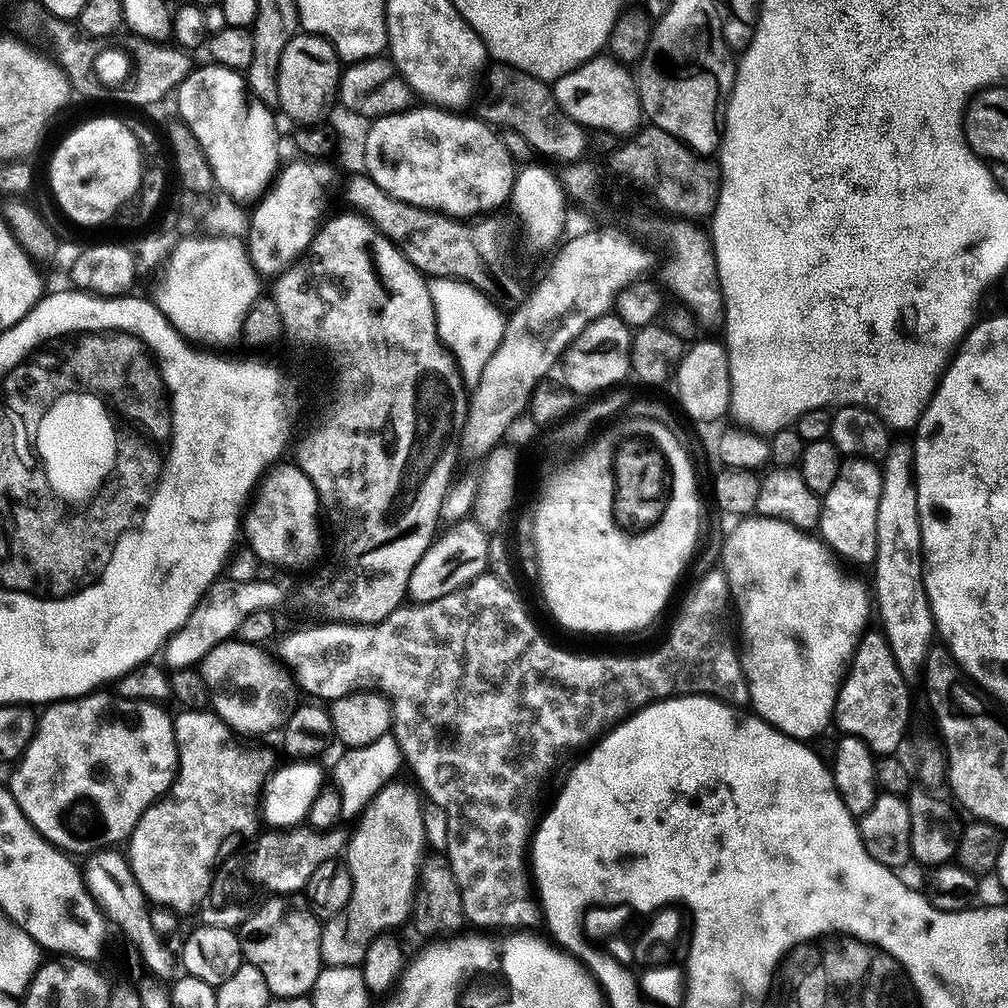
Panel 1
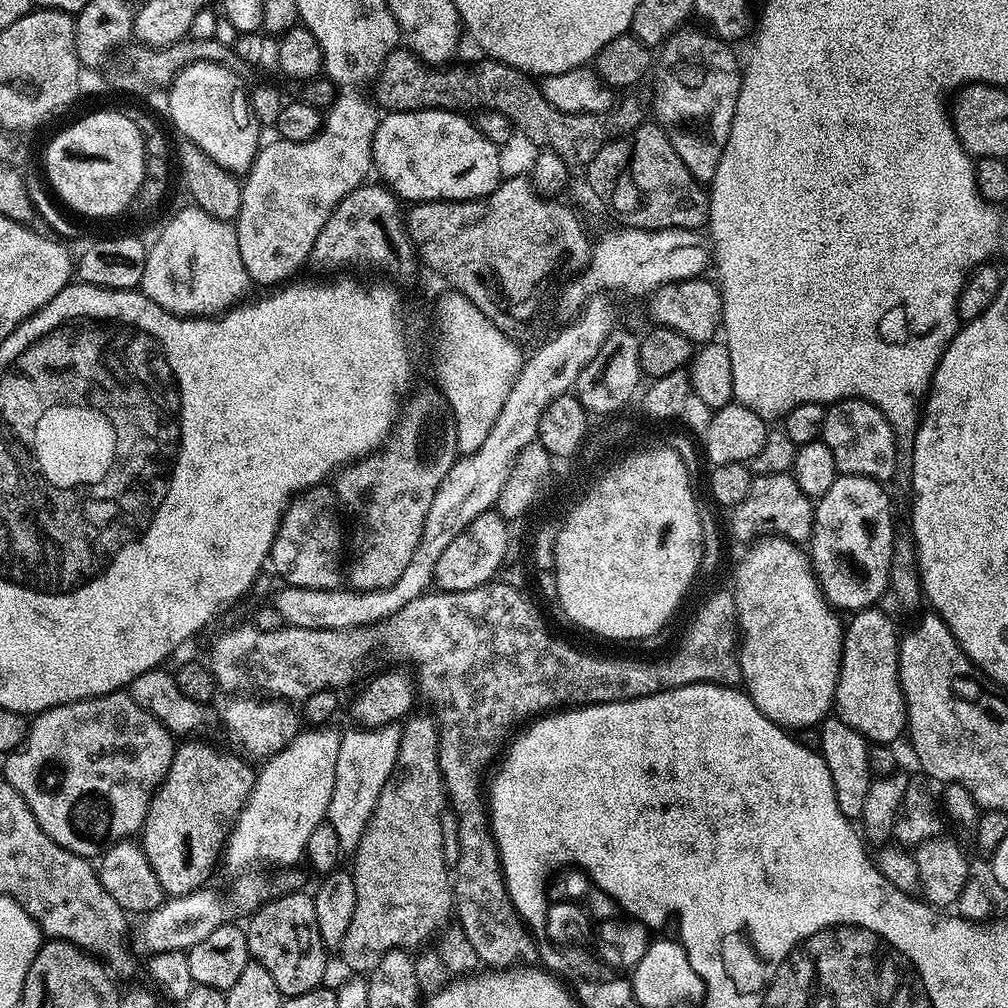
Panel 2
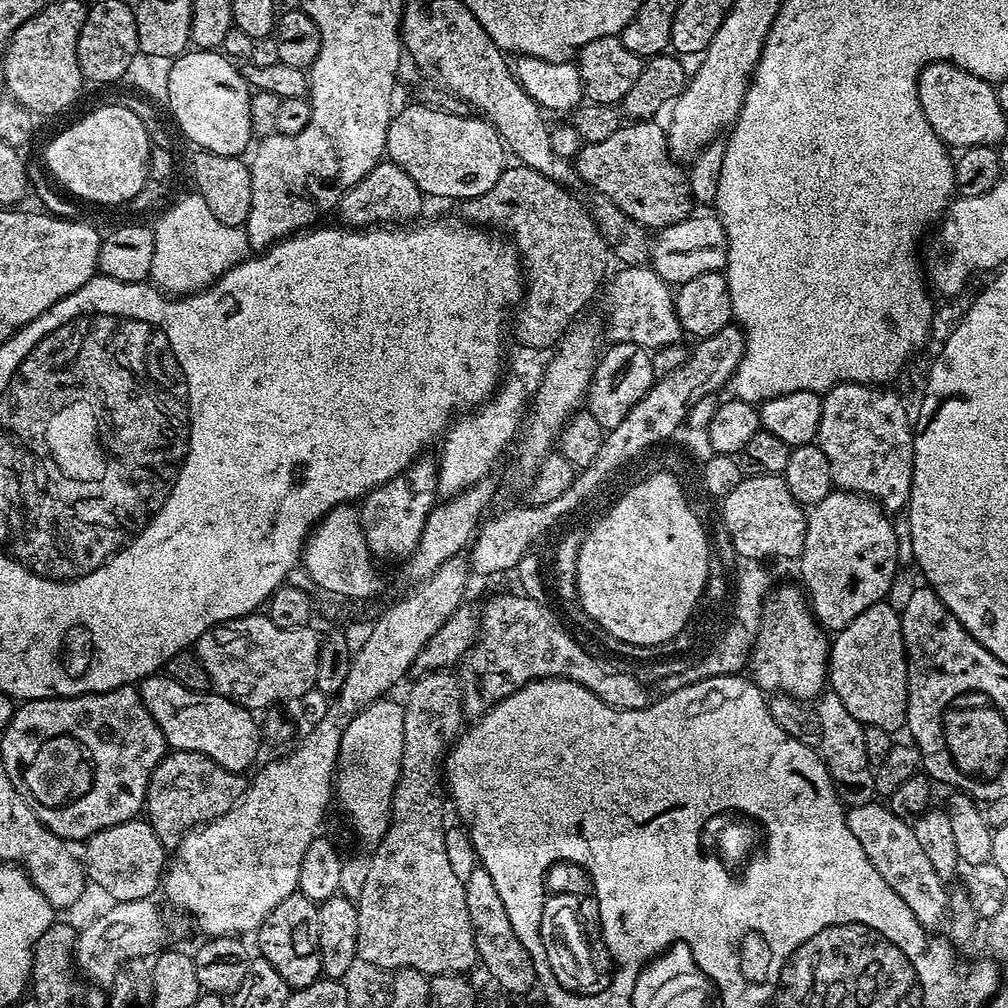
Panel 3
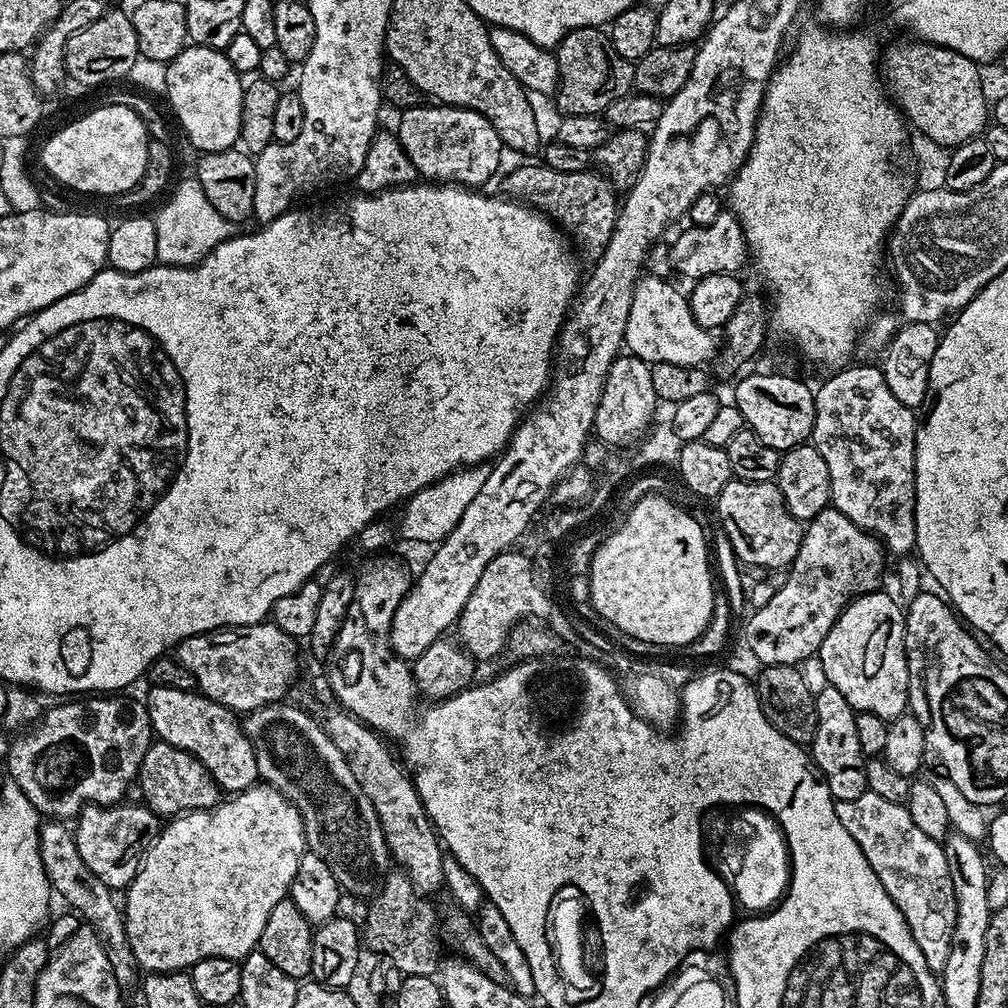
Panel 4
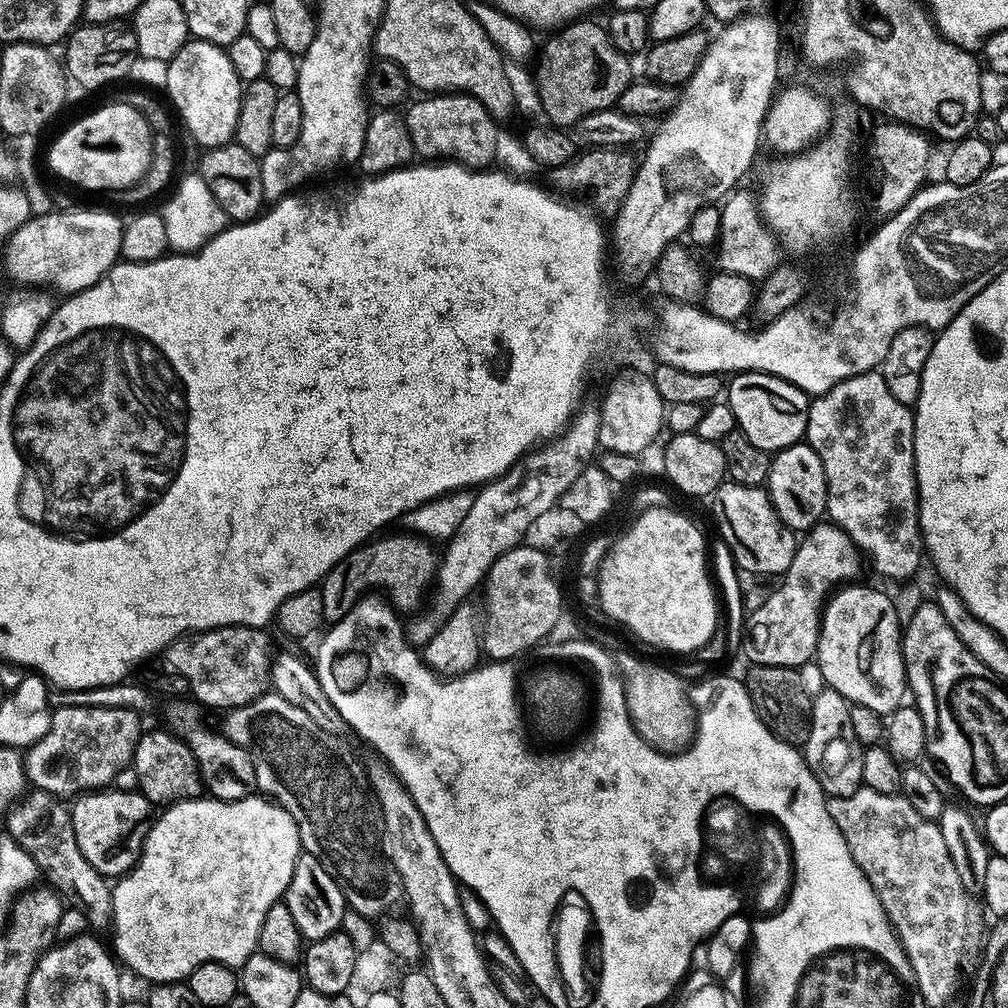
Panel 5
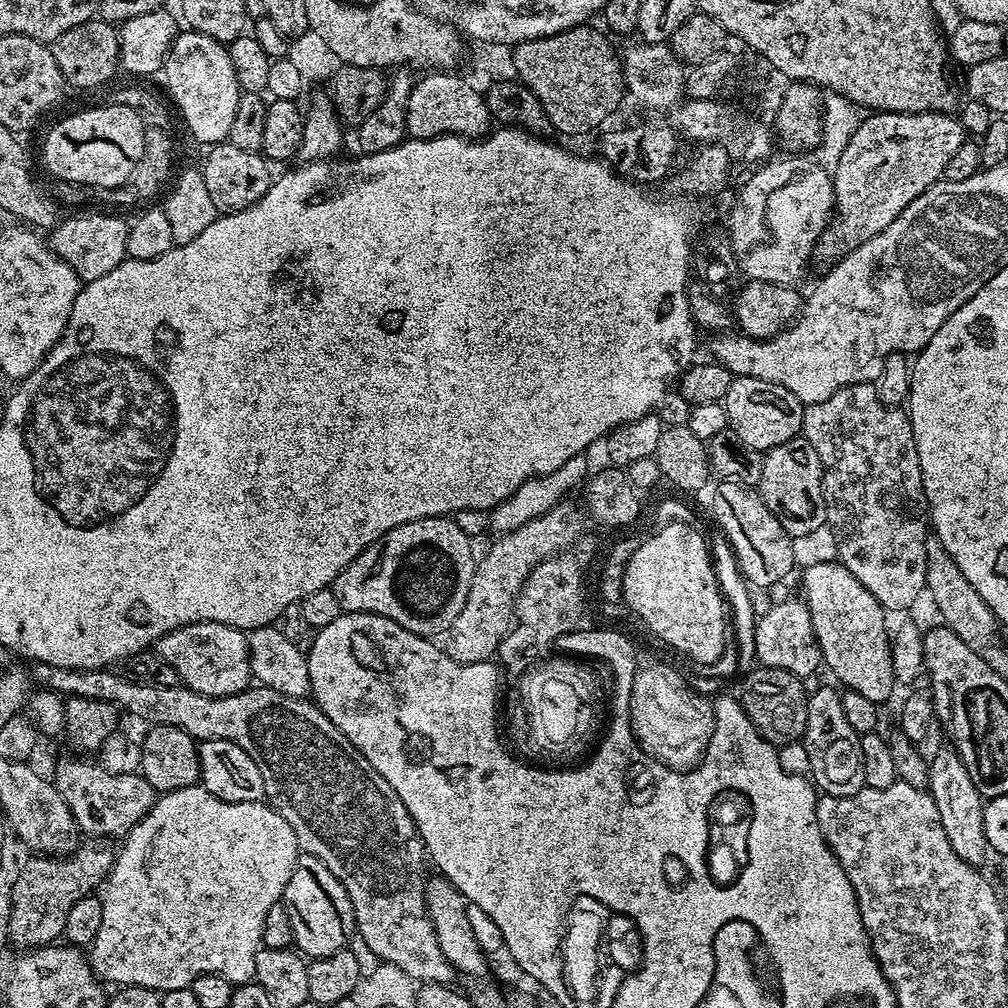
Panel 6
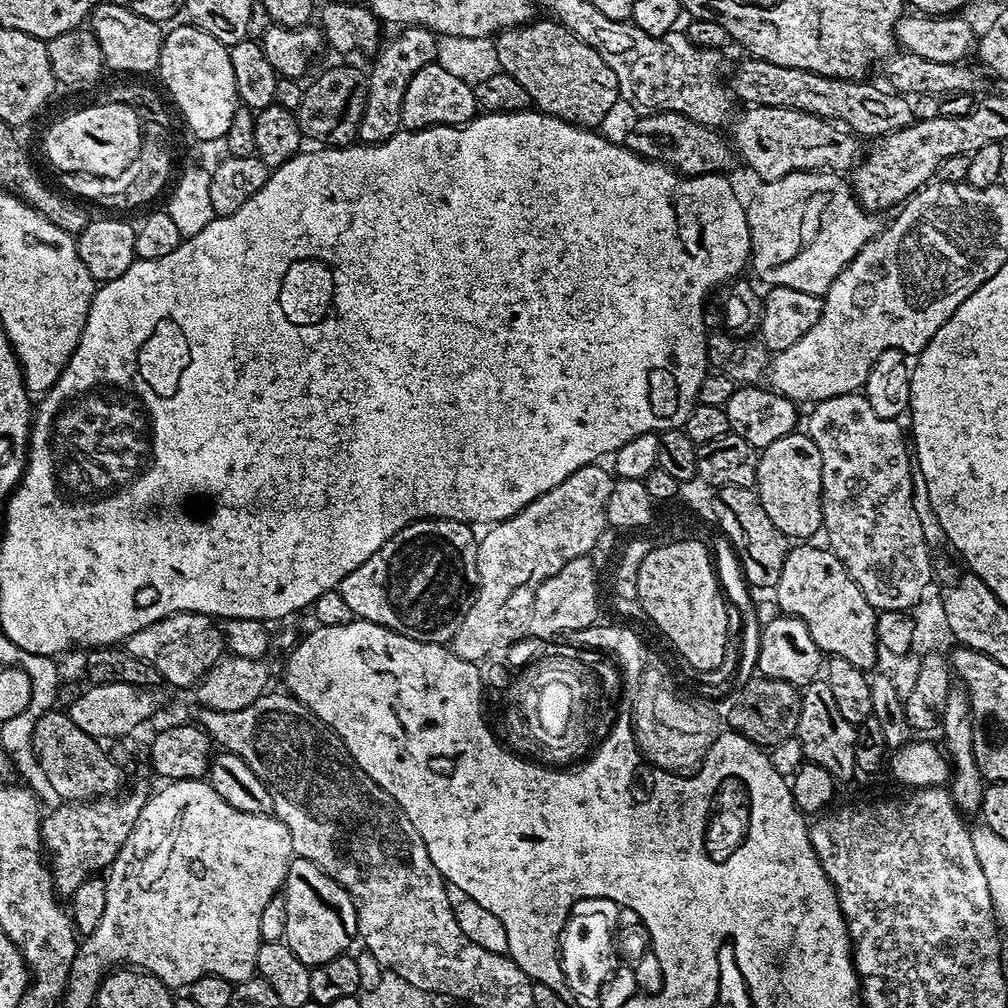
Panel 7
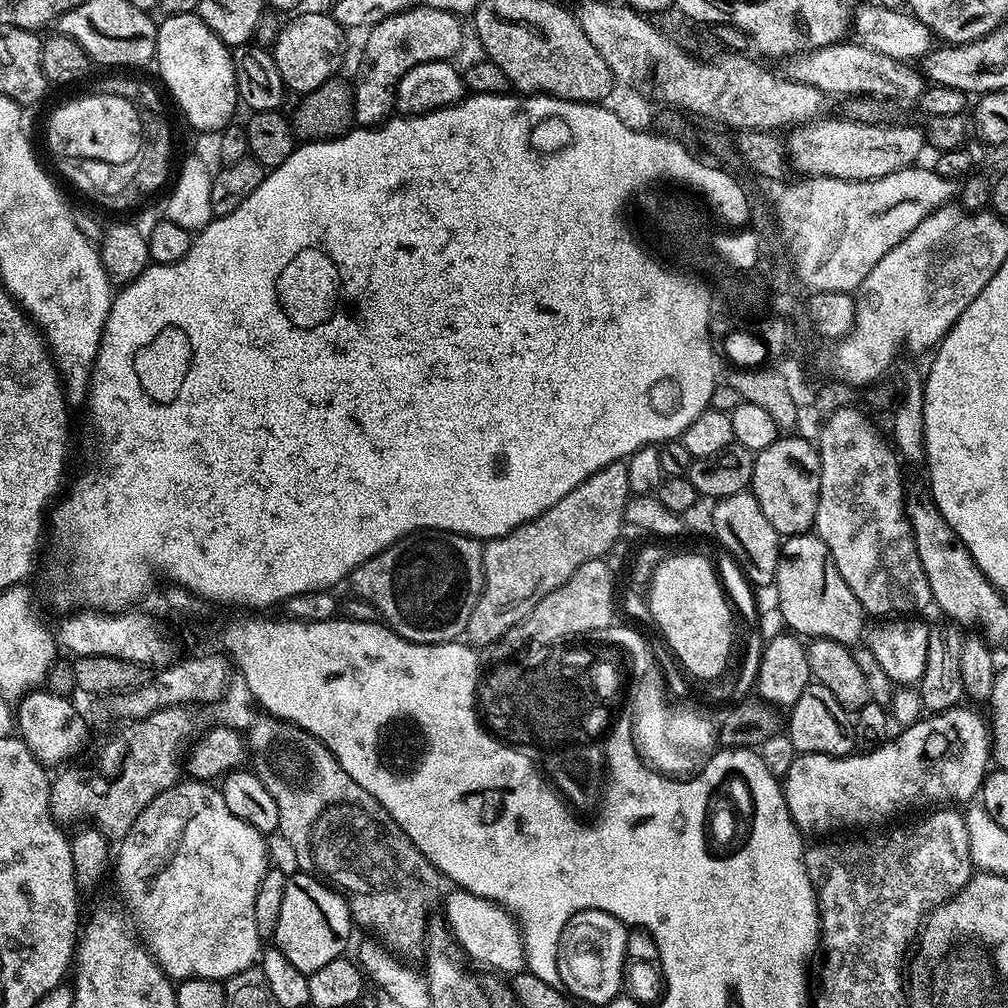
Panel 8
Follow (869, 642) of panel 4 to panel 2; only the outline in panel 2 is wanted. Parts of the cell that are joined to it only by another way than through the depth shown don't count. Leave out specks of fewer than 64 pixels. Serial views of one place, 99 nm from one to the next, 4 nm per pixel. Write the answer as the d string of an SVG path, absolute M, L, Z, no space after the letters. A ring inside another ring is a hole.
M873 606L866 608L862 612L855 613L851 617L852 621L847 621L844 630L844 649L842 650L842 658L840 659L840 677L838 678L838 686L836 687L836 699L834 701L835 715L842 722L846 722L854 730L858 730L864 735L865 740L872 744L887 744L889 746L895 745L896 739L899 736L903 737L906 732L906 725L908 722L908 708L904 705L904 691L900 685L900 671L898 670L898 658L900 657L900 636L896 632L896 624L884 612L879 612L879 607Z

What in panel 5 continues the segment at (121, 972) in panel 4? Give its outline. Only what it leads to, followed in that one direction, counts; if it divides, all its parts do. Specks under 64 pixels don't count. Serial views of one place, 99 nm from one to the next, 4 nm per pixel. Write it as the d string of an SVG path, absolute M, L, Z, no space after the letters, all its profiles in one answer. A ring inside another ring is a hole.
M37 788L21 795L14 803L6 818L9 837L34 858L37 869L43 877L45 875L48 878L47 883L51 887L66 898L75 892L79 907L86 914L88 925L93 931L105 931L112 922L111 887L109 881L80 852L70 810L58 805L60 803L50 799L49 793Z

